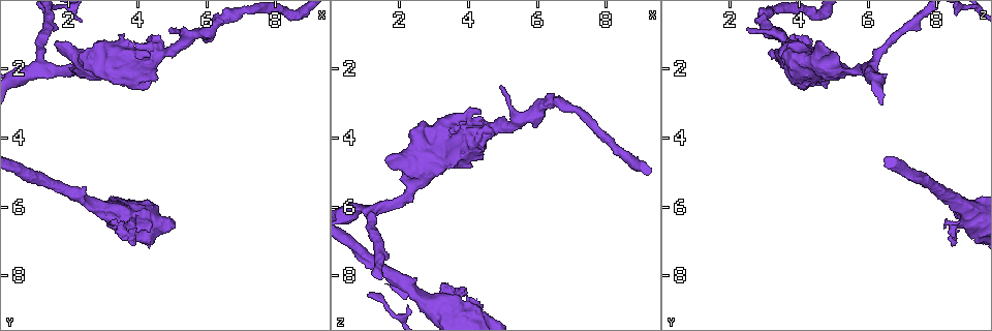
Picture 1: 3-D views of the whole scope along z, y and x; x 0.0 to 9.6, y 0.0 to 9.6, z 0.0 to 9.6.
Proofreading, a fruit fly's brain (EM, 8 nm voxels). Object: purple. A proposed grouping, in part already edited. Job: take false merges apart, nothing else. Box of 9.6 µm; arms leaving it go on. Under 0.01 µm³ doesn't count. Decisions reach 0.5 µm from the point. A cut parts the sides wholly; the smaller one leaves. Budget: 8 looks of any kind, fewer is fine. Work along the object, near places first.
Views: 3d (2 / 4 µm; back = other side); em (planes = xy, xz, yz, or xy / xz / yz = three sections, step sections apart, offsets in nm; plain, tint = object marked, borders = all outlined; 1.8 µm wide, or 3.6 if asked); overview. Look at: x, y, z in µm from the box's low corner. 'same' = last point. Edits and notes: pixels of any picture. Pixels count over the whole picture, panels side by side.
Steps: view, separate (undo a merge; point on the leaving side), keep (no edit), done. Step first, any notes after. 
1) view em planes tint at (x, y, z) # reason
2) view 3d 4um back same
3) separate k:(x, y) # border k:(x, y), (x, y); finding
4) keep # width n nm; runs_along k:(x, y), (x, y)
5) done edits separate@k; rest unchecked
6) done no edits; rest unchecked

view em 3.6um planes tint at (4.70, 1.60, 3.85)

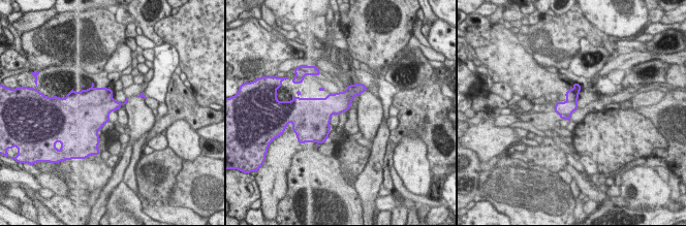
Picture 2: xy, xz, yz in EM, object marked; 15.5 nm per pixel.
keep # one cell here

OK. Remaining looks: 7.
view em 3.6um planes plain at (3.15, 6.10, 9.00) # sudden change in width

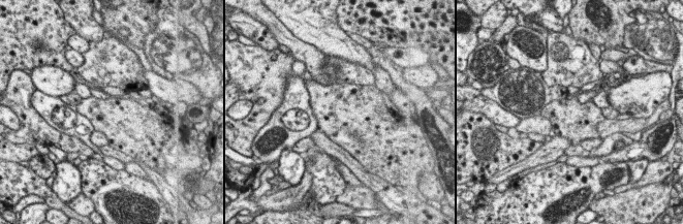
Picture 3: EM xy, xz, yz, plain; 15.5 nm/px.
view em 3.6um planes borders same # see the neighbours

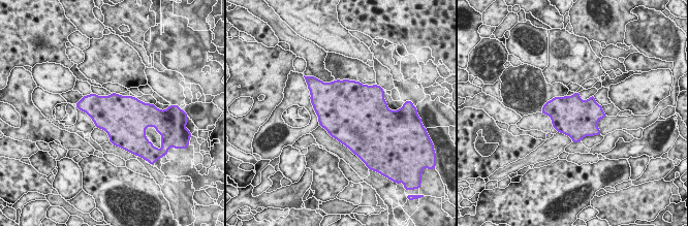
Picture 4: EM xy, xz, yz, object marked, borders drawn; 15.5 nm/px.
keep # continuous, no second cell

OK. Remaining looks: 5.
view em 3.6um planes borders at (1.25, 1.95, 6.10) # branch point

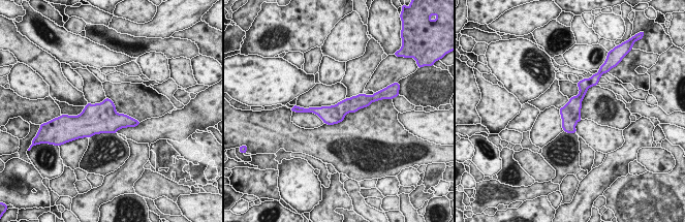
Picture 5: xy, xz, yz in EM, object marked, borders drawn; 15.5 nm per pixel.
keep # continuous, no second cell

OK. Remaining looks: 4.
done no edits; rest unchecked

